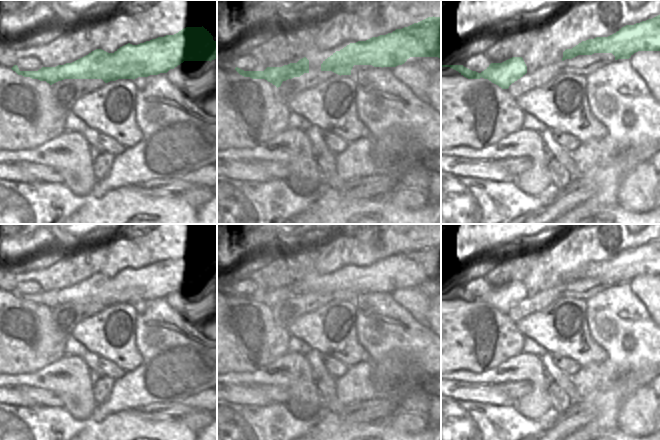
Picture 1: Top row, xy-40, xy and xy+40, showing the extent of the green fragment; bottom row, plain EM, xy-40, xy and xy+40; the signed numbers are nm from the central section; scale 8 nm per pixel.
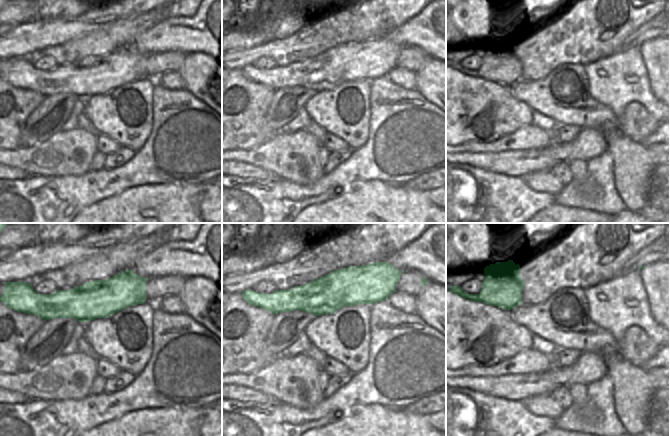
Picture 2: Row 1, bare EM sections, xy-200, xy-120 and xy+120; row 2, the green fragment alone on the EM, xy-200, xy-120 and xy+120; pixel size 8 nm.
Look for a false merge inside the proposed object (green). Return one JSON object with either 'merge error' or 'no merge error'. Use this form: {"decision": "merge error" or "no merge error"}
{"decision": "merge error"}

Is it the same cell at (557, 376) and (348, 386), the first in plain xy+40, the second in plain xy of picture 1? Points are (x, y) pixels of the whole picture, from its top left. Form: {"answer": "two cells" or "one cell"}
{"answer": "two cells"}

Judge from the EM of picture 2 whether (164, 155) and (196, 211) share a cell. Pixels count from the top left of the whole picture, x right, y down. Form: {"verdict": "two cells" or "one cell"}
{"verdict": "two cells"}

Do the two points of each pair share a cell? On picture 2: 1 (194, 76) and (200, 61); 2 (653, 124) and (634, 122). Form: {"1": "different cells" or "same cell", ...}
{"1": "same cell", "2": "same cell"}

